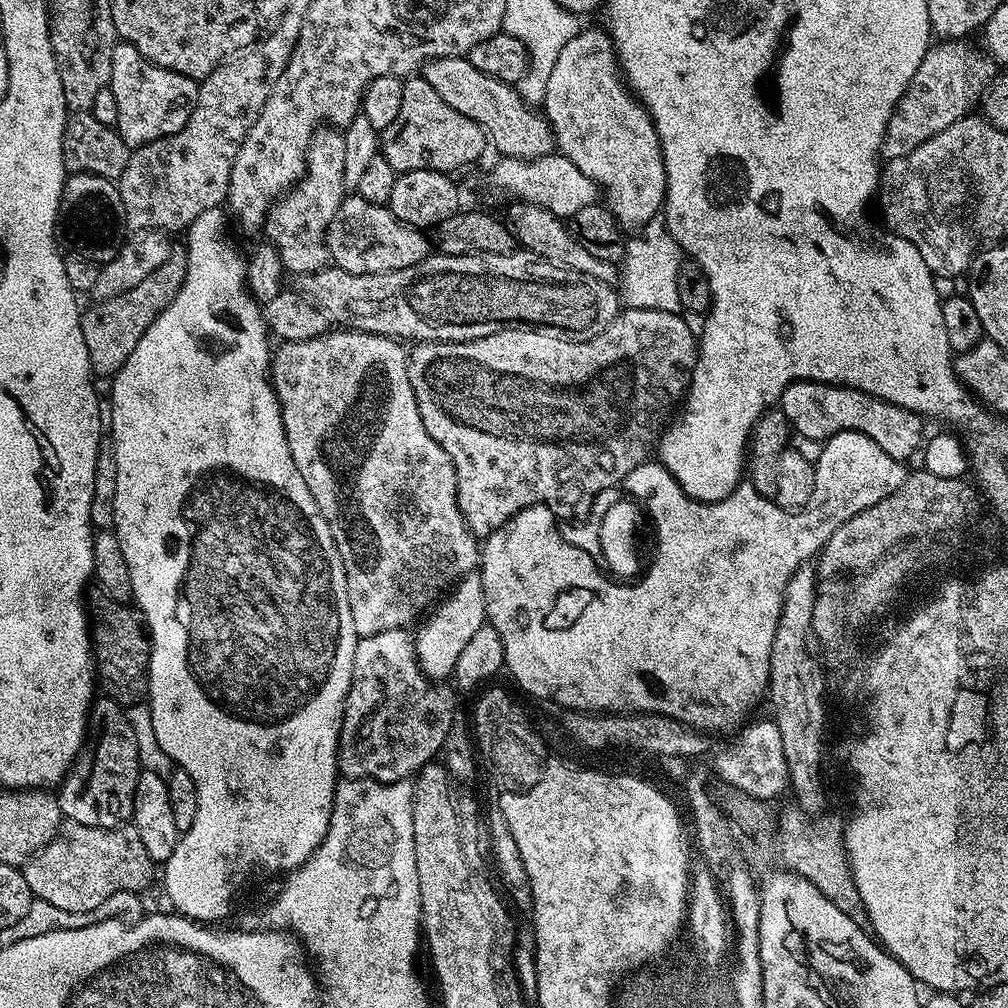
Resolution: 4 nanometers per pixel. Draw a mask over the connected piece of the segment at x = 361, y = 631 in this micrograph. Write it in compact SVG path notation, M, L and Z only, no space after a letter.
M328 330L309 340L281 343L280 349L277 352L275 349L270 360L270 379L280 403L282 426L286 434L286 442L290 446L290 454L294 458L294 466L298 466L298 474L302 474L306 486L310 486L310 494L314 494L314 502L326 526L330 526L334 546L338 546L338 554L346 570L350 618L354 618L354 630L357 637L362 637L382 634L386 630L395 628L407 629L408 624L412 623L415 625L445 593L455 588L471 572L477 571L481 549L478 547L477 537L472 535L458 510L456 475L454 466L450 462L450 454L446 454L446 450L442 450L442 446L438 446L438 442L434 442L434 438L426 434L426 426L422 426L422 414L418 414L418 402L414 398L414 390L408 373L409 349L399 339L390 336L375 336L372 332L355 330L332 331L336 332Z

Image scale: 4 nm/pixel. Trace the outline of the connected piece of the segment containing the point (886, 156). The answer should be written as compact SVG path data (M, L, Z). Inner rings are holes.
M963 39L944 40L929 47L922 58L914 78L906 86L902 98L890 114L882 156L885 161L902 158L914 150L922 142L926 142L934 134L946 130L954 122L969 115L972 108L981 103L998 72L998 64L992 56L985 54L972 44L964 44Z

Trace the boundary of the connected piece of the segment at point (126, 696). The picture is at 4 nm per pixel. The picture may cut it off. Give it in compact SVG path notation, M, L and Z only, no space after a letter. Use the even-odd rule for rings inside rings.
M92 590L86 596L86 611L94 653L94 676L107 695L122 705L139 704L148 696L148 671L152 641L144 613L131 603L114 602L106 593Z

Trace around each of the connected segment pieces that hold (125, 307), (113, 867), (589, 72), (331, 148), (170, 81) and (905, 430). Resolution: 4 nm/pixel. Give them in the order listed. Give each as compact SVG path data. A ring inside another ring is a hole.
M183 243L172 244L172 252L147 278L134 290L126 290L126 294L118 294L109 300L101 300L93 303L93 308L85 307L80 317L80 329L82 339L86 342L86 354L90 358L93 377L111 378L116 371L134 354L134 346L138 346L138 338L146 334L146 330L170 302L182 290L182 284L186 278L188 266L188 250Z
M71 822L61 823L60 831L38 854L34 854L22 869L26 878L26 886L30 886L33 897L42 902L50 902L61 910L71 912L85 912L94 910L94 906L102 906L110 894L119 892L135 892L137 894L146 888L151 888L158 868L146 854L146 846L142 846L142 838L138 838L138 830L129 822L119 828L95 828L94 826L82 826Z
M597 28L589 32L588 29L581 30L574 38L570 38L570 42L566 42L562 54L558 54L558 62L554 62L554 70L546 82L542 112L556 136L559 155L574 162L574 166L578 166L586 178L596 183L602 193L603 203L612 211L625 233L636 234L661 215L668 175L654 122L644 105L626 87L618 67L616 50L612 47L607 31Z
M331 126L321 127L308 147L308 171L291 192L272 205L266 221L267 239L279 253L285 273L308 276L329 263L328 227L346 195L342 178L344 159L343 131Z
M117 43L113 52L112 82L114 102L118 102L118 118L114 125L129 149L141 148L155 140L173 136L186 122L198 106L200 85L189 76L178 74L174 70L159 68L150 63L145 56L138 54L134 46Z
M798 380L782 393L778 408L788 419L793 433L827 442L832 436L843 432L860 432L878 442L878 446L882 446L890 458L901 462L911 461L912 455L921 449L926 440L925 421L919 412L879 400L877 396L860 392L857 388L822 384L819 380Z

